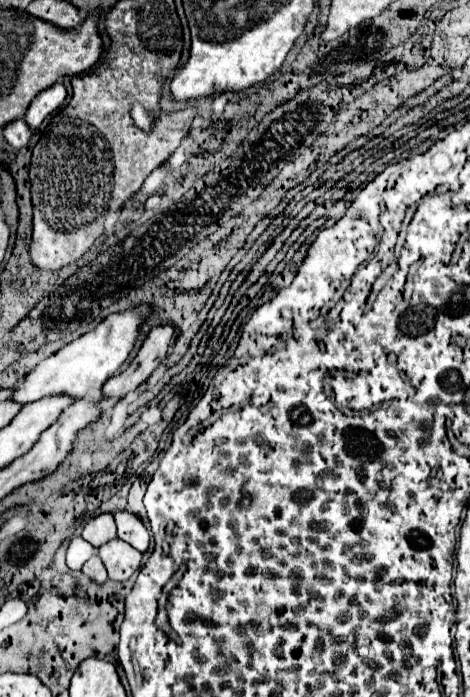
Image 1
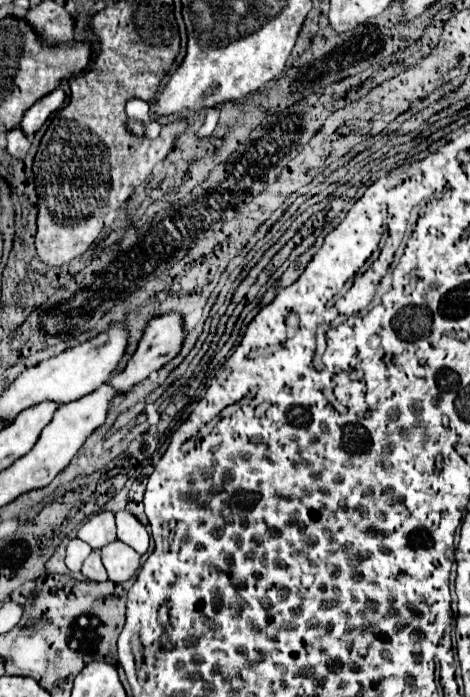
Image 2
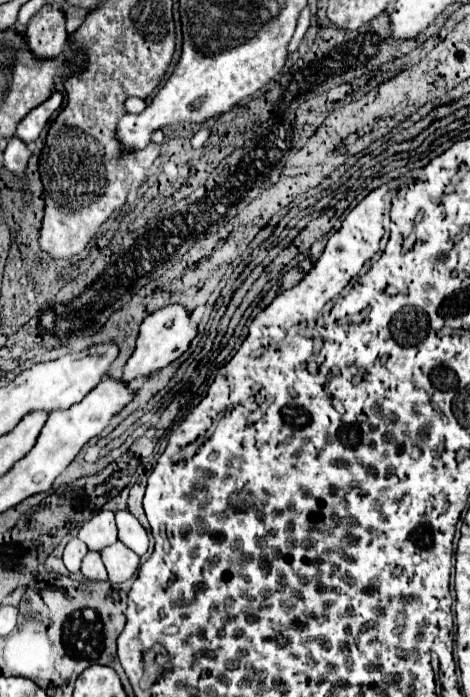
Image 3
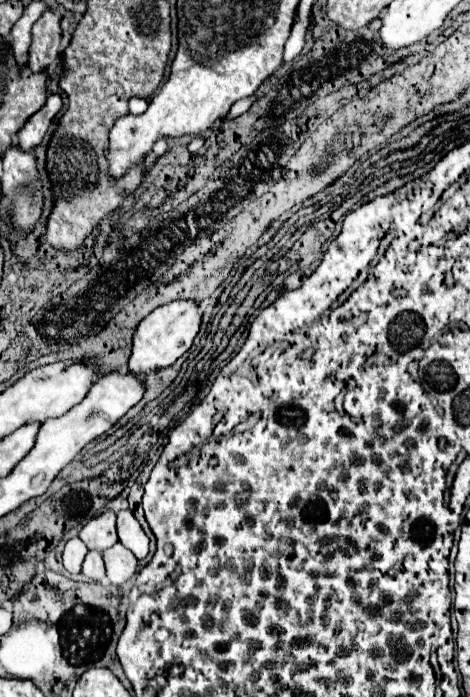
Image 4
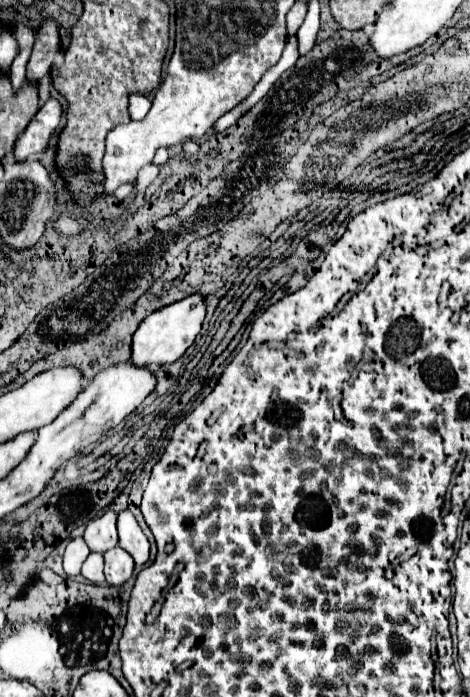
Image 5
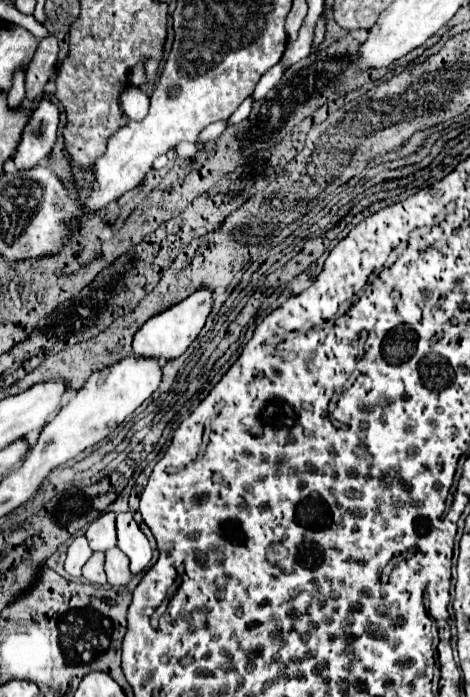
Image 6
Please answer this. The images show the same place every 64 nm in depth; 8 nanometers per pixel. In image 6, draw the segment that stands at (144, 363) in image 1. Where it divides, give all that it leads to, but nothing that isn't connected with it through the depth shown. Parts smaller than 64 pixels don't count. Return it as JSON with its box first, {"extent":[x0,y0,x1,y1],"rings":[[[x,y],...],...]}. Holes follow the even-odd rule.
{"extent":[134,288,212,360],"rings":[[[202,288],[198,292],[194,292],[192,296],[188,296],[186,300],[178,302],[176,306],[170,306],[168,310],[152,316],[146,320],[146,324],[136,332],[134,336],[134,356],[142,356],[142,358],[156,358],[156,360],[172,360],[178,358],[180,354],[186,352],[186,348],[196,340],[196,336],[200,334],[208,314],[212,308],[212,294],[210,290]]]}

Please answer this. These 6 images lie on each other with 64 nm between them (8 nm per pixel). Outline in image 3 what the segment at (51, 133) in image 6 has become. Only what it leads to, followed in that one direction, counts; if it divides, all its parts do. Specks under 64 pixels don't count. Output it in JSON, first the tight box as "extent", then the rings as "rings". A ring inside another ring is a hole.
{"extent":[16,92,62,144],"rings":[[[54,92],[46,102],[42,102],[40,106],[36,106],[34,110],[30,110],[30,112],[24,116],[24,120],[18,124],[16,136],[18,136],[20,140],[24,140],[26,144],[34,142],[34,140],[40,136],[44,124],[50,120],[50,116],[52,116],[60,106],[62,106],[62,94],[60,94],[60,92]]]}

